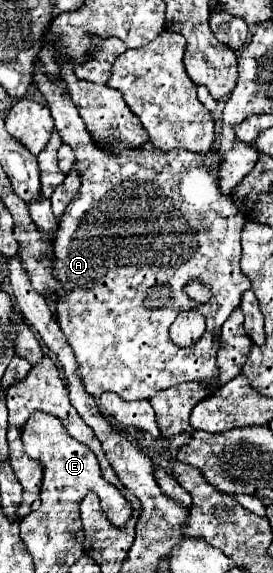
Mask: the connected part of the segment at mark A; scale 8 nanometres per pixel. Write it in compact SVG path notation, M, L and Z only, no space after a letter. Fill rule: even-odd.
M38 59L34 83L48 101L62 141L74 149L74 167L82 177L80 191L58 221L54 237L54 275L68 291L66 299L56 303L58 325L74 351L78 363L76 375L84 389L96 399L104 391L112 391L126 401L152 399L158 391L188 381L204 383L214 391L218 387L216 355L220 349L220 327L240 305L240 295L250 289L250 279L240 271L240 231L244 225L240 225L240 217L236 217L230 199L218 189L220 159L216 151L206 155L184 149L164 153L146 147L124 149L112 155L92 141L76 105L62 97L62 91L42 73ZM192 281L200 281L210 289L212 297L208 303L200 305L184 293L186 285ZM190 309L206 317L206 331L196 345L180 349L170 341L168 329L180 311Z

